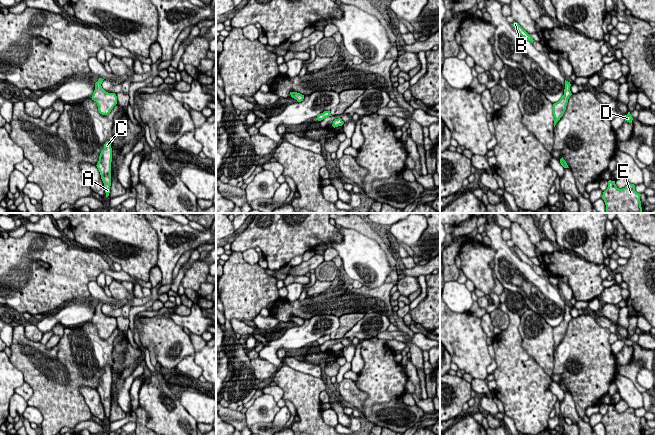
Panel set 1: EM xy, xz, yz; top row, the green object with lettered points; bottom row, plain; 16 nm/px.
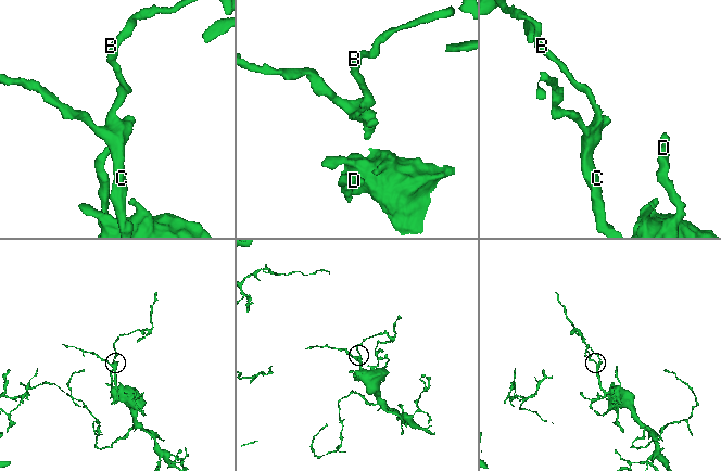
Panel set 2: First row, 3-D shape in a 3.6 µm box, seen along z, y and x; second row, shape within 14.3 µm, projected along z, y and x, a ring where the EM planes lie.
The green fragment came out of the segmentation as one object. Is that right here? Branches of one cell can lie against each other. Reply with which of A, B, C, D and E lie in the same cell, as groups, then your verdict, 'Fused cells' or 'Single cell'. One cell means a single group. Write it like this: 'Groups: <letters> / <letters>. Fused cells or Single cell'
Groups: A C D E / B. Fused cells

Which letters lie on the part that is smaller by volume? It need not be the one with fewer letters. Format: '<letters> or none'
B

